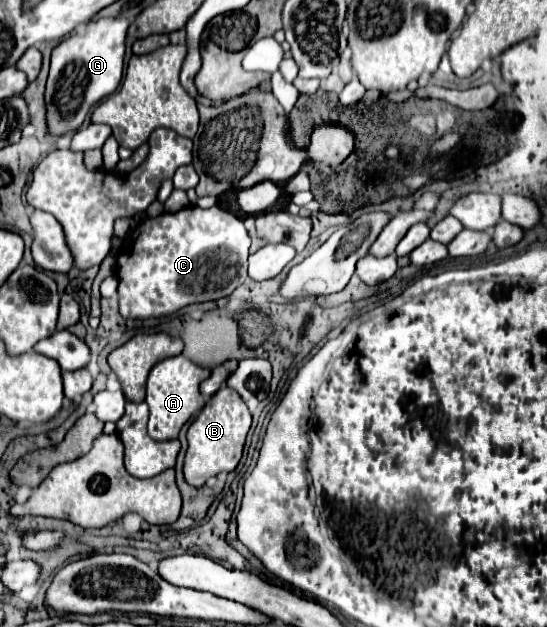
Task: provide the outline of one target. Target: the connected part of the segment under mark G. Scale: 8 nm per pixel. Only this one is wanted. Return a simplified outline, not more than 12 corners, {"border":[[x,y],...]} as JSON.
{"border":[[126,17],[52,51],[50,135],[76,131],[122,81]]}

